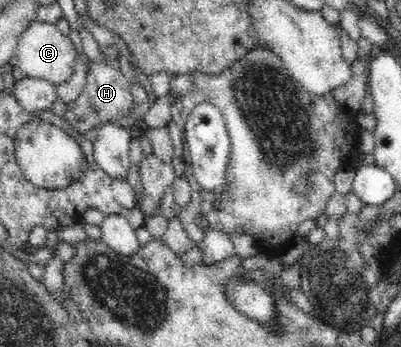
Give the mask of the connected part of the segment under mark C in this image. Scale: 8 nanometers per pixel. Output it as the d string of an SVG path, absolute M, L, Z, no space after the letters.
M33 21L25 34L21 34L16 48L18 70L25 77L43 79L56 85L69 80L75 64L75 46L70 38L61 33L55 23Z

